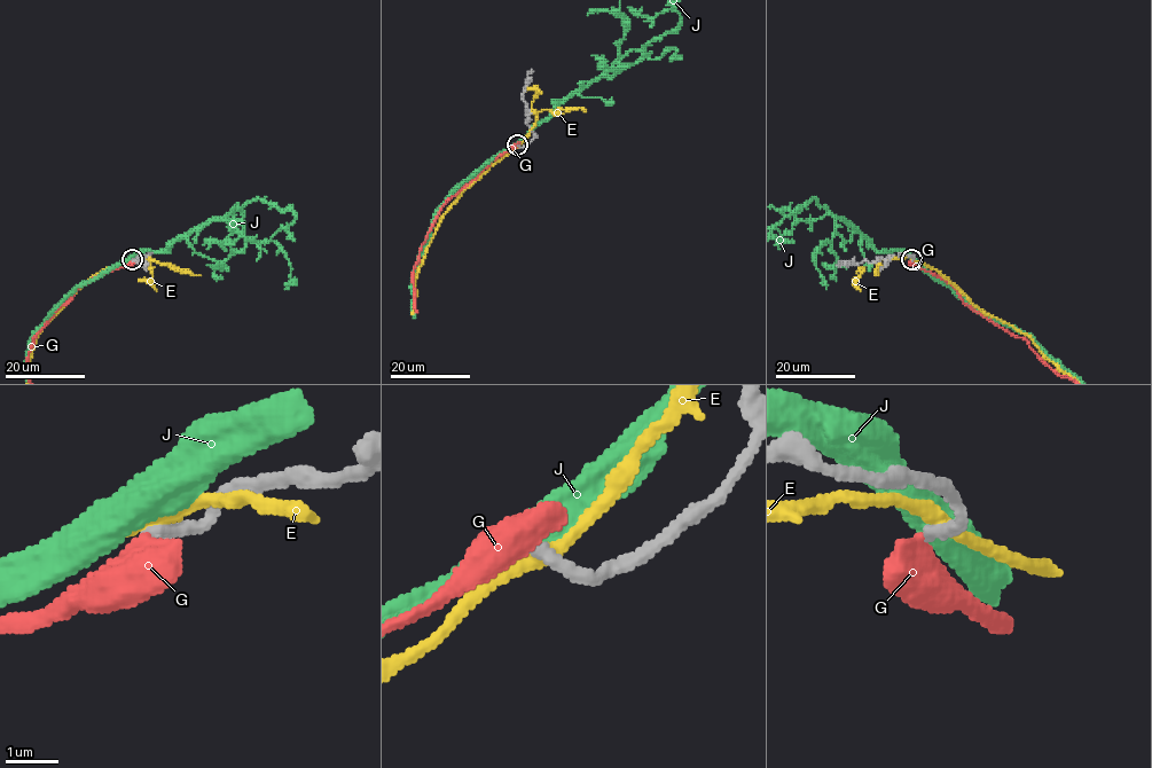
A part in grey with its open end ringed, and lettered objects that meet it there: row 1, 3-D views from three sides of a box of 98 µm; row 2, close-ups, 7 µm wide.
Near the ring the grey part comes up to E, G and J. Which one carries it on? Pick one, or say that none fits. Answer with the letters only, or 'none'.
G

